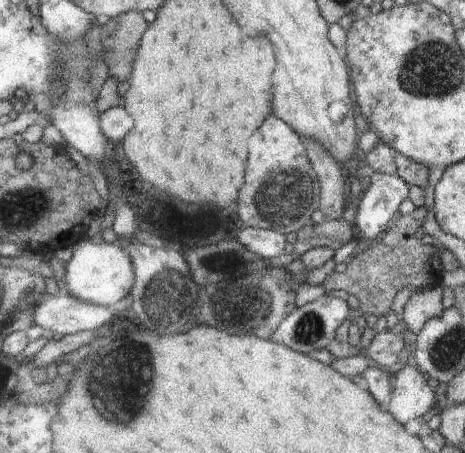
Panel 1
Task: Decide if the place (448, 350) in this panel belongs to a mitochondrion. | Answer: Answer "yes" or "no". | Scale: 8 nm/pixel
yes

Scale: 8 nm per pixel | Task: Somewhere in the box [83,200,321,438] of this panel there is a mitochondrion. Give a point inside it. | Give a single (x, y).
(244, 307)

